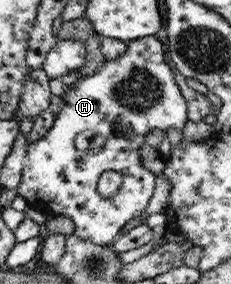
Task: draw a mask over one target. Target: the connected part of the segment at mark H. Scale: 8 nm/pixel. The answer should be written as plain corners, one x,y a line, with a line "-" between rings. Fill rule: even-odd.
154,35
128,42
124,54
116,59
106,60
93,75
74,82
72,88
61,98
64,106
56,115
53,129
50,129
46,137
27,147
22,179
17,187
19,196
28,201
29,208
49,215
66,215
76,226
74,235
82,240
99,246
114,243
126,223
148,208
155,191
157,174
142,164
140,155
140,147
146,141
144,135
154,129
164,132
166,129
182,130
188,121
186,99
180,93
174,81
174,73
164,59
162,43
-
108,170
124,176
120,192
115,196
118,200
108,200
98,194
98,180

